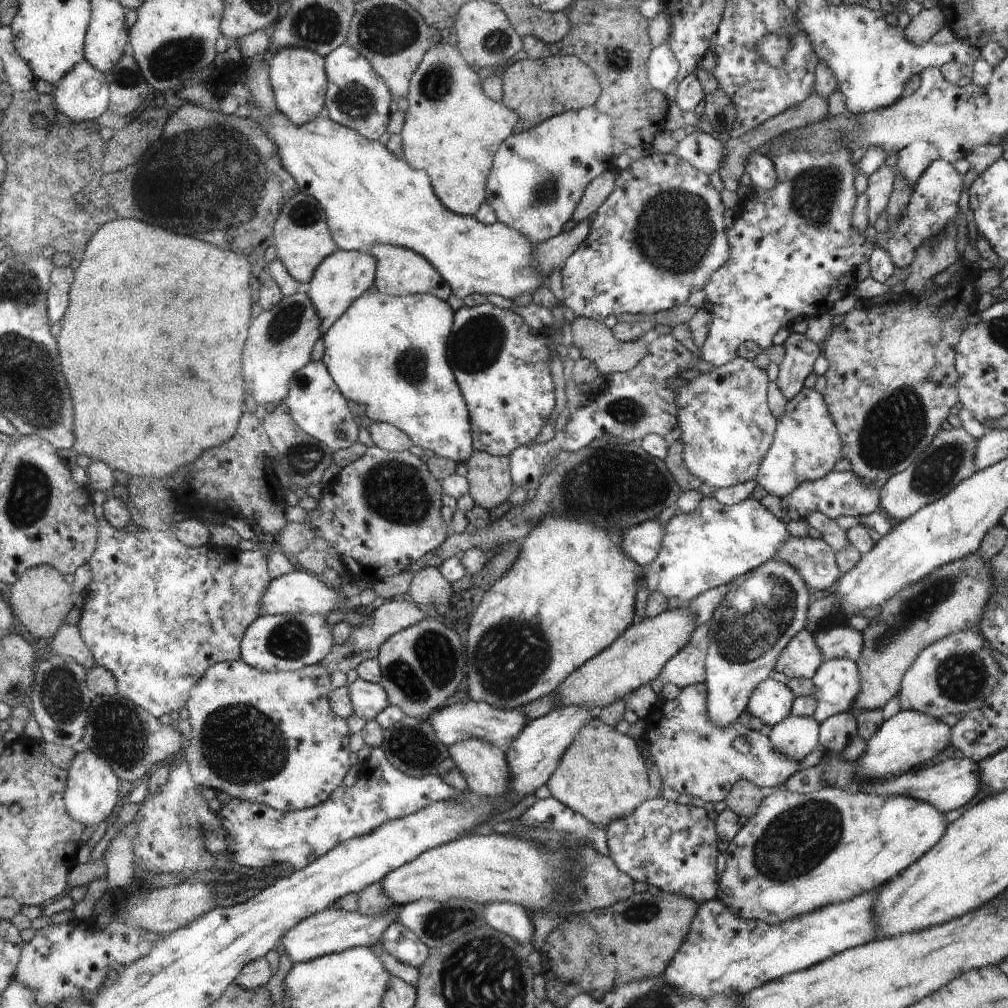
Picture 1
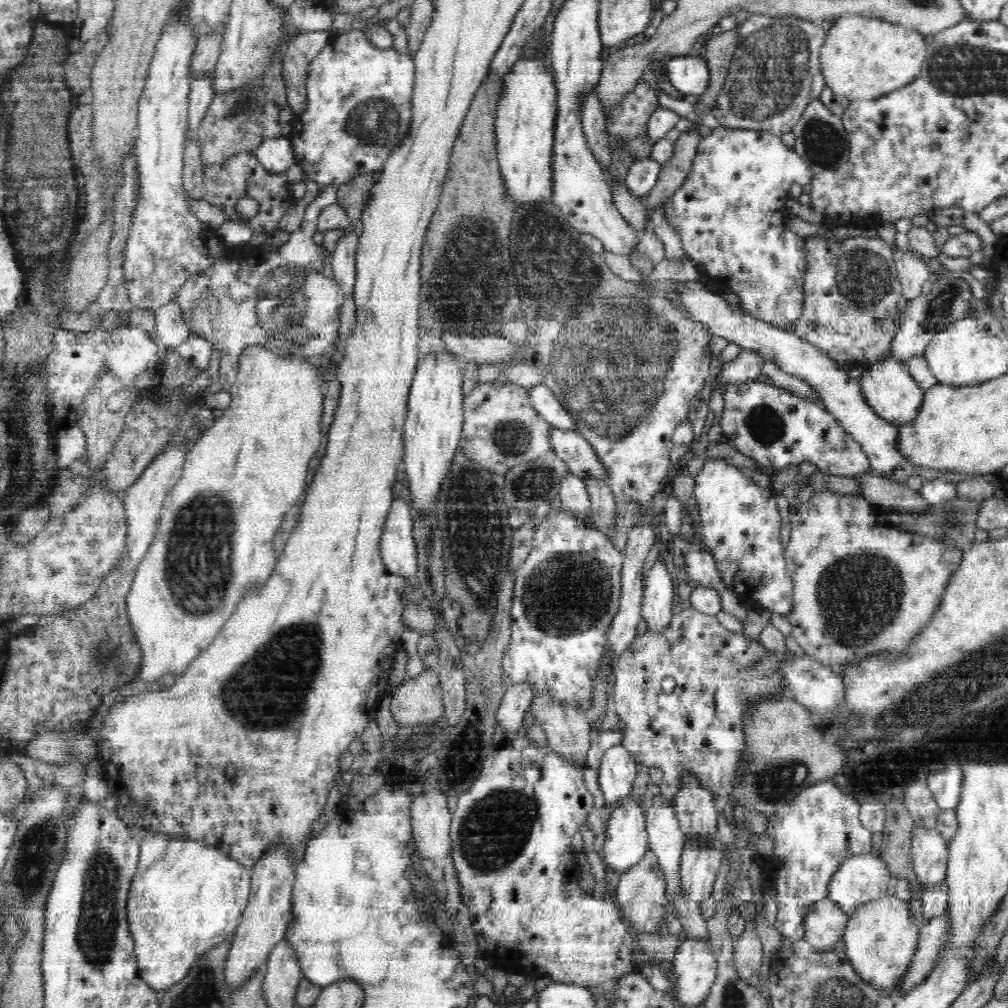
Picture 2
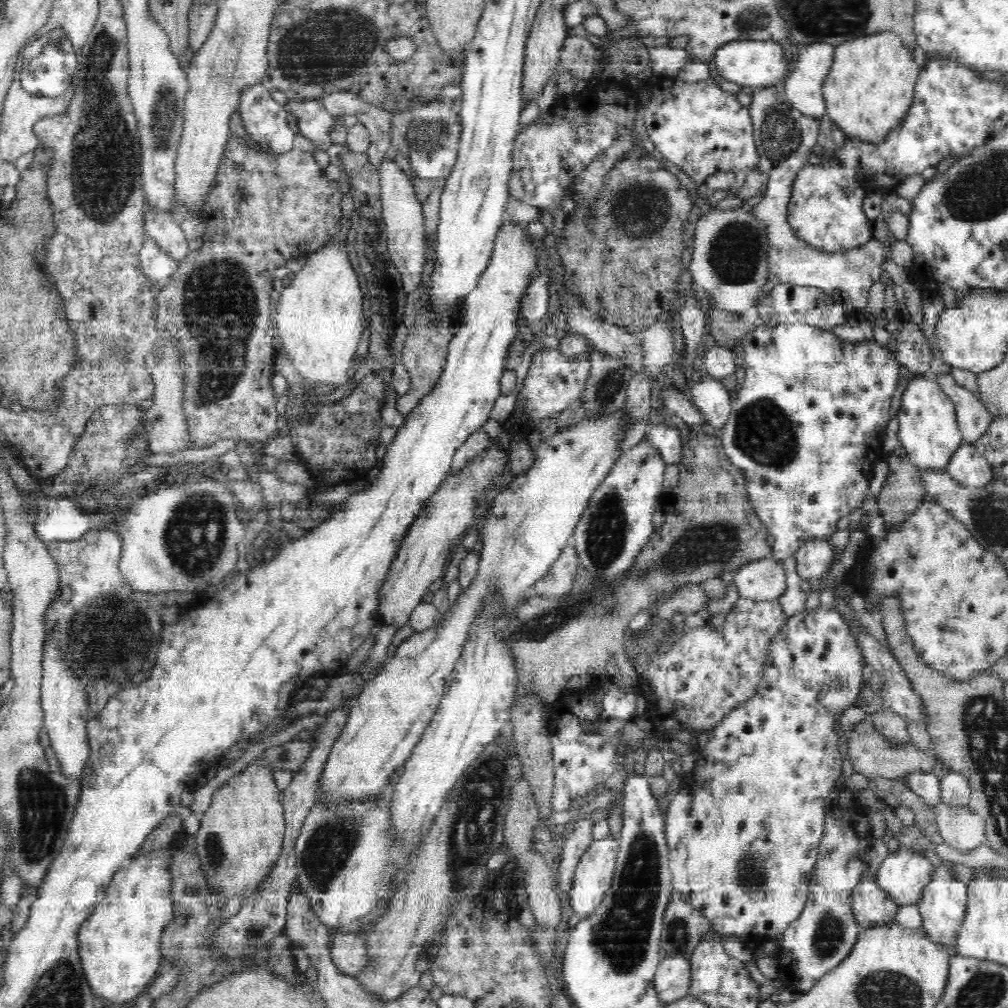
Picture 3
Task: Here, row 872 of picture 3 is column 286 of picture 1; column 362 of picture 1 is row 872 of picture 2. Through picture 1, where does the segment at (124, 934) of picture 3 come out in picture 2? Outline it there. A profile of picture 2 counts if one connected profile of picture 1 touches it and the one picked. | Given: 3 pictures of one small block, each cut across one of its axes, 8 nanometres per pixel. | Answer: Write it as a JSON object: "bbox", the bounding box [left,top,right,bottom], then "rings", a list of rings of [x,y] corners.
{"bbox":[125,831,252,993],"rings":[[[149,831],[147,834],[140,835],[140,844],[142,850],[140,850],[136,874],[133,875],[132,882],[129,884],[128,902],[126,902],[125,906],[127,922],[129,923],[128,930],[129,936],[131,936],[131,940],[133,941],[133,956],[136,957],[137,972],[140,973],[140,977],[150,987],[159,993],[163,993],[167,989],[172,988],[176,982],[180,982],[188,974],[188,970],[200,958],[200,954],[204,954],[210,947],[216,947],[228,935],[234,933],[237,926],[240,925],[244,908],[246,908],[249,901],[252,869],[244,866],[243,863],[238,862],[236,859],[227,856],[222,850],[204,845],[202,842],[181,841],[181,838],[170,838],[165,834]]]}

